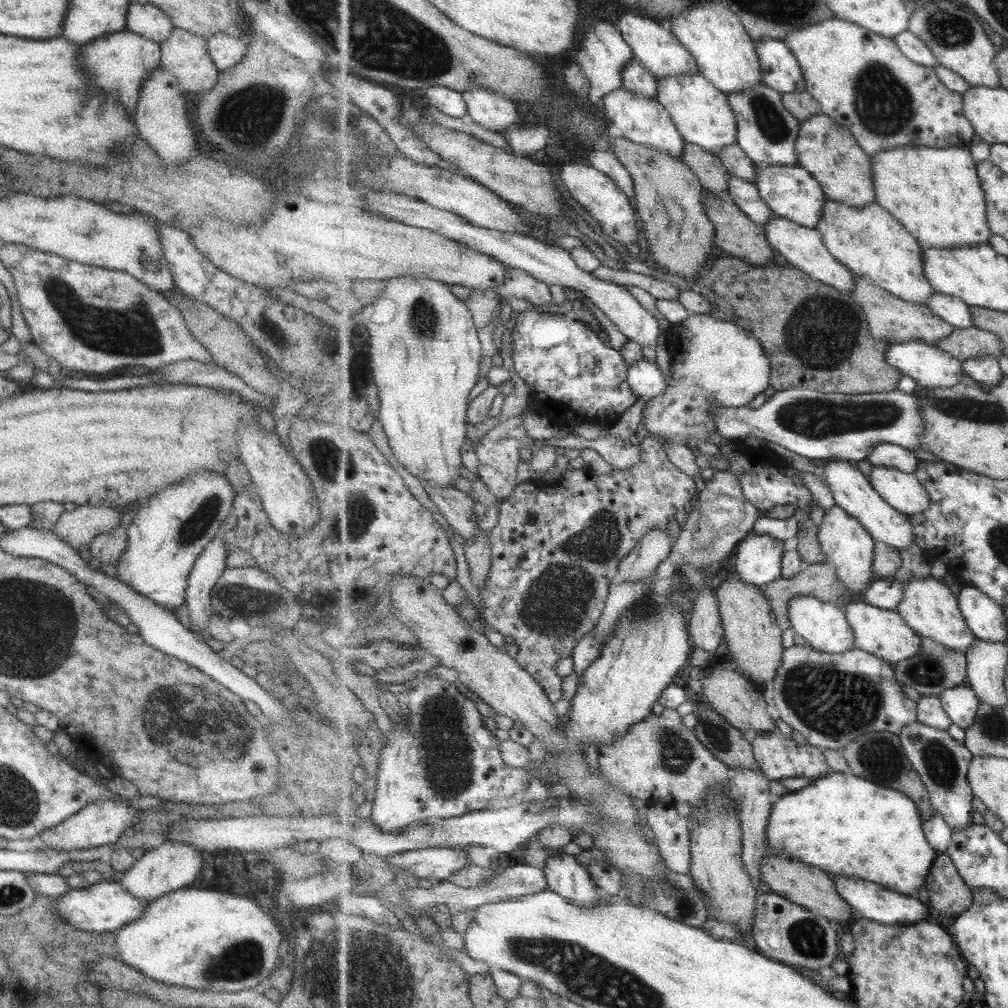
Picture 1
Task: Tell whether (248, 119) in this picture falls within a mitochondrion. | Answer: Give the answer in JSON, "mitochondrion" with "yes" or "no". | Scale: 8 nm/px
{"mitochondrion":"yes"}

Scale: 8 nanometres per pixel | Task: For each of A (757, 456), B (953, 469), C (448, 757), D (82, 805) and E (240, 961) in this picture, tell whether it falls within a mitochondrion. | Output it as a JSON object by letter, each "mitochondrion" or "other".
{"A":"other","B":"other","C":"mitochondrion","D":"other","E":"mitochondrion"}

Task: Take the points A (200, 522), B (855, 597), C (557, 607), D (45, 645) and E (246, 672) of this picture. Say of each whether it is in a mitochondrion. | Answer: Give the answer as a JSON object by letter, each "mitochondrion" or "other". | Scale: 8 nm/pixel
{"A":"mitochondrion","B":"other","C":"mitochondrion","D":"mitochondrion","E":"other"}

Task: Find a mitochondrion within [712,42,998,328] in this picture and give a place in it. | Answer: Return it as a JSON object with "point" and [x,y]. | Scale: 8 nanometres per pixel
{"point":[881,98]}

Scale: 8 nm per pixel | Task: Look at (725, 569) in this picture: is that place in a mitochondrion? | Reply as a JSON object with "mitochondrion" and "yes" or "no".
{"mitochondrion":"no"}

